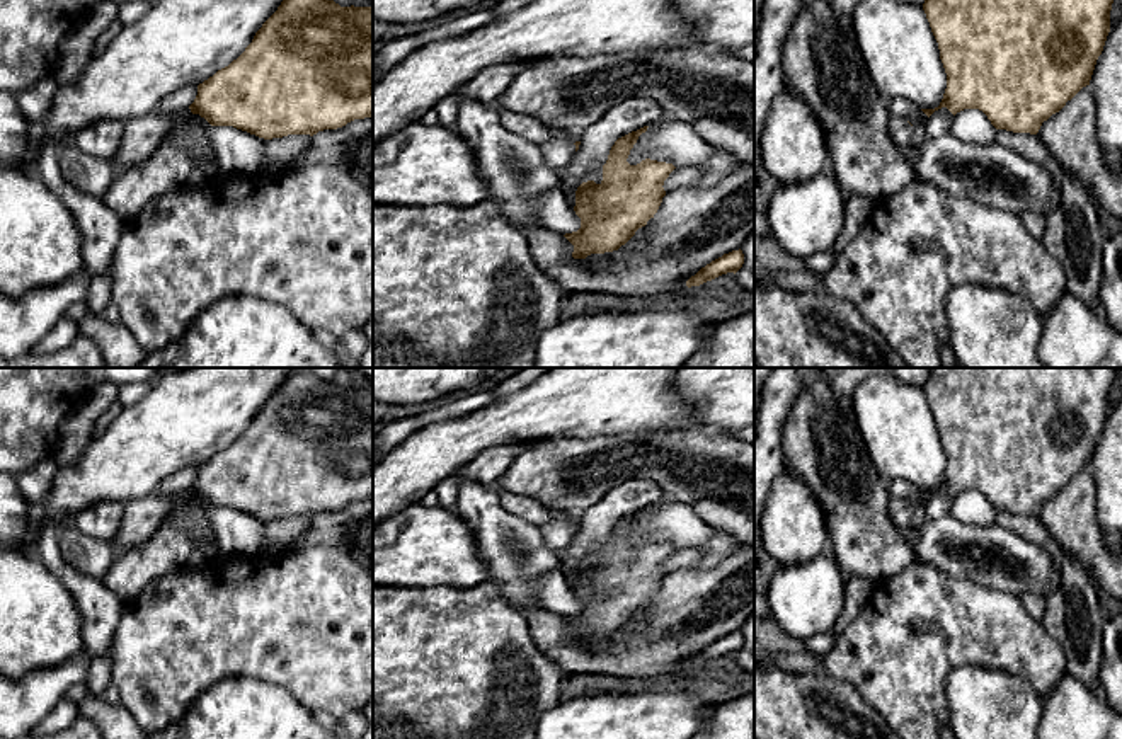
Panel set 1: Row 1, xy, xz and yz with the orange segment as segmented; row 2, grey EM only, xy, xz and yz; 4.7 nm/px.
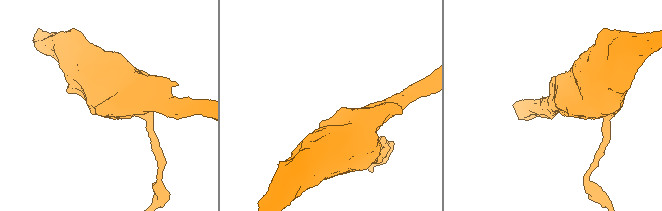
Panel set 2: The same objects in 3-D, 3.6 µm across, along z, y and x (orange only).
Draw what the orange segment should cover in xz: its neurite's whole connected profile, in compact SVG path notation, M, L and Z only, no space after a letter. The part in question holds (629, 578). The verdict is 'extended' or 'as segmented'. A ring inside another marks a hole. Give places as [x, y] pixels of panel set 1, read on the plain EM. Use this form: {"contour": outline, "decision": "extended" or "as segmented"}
{"contour": "M647 509L615 523L599 565L587 562L577 569L574 593L581 610L564 616L574 627L574 640L618 632L657 594L666 577L664 562L676 548L650 540L637 547L627 543Z", "decision": "as segmented"}

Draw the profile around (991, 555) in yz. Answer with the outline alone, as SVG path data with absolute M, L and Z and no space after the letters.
M947 514L904 535L914 560L952 577L1016 596L1033 593L1044 599L1059 587L1052 557L998 523L974 526Z

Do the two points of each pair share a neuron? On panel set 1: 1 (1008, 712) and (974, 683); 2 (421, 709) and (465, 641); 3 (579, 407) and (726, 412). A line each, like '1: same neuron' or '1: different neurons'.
1: same neuron
2: same neuron
3: different neurons

